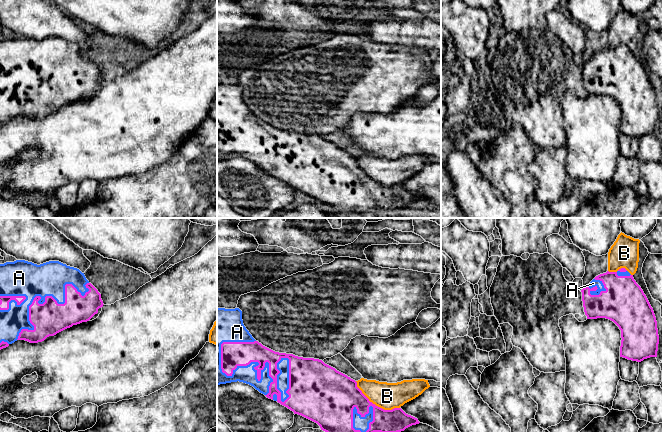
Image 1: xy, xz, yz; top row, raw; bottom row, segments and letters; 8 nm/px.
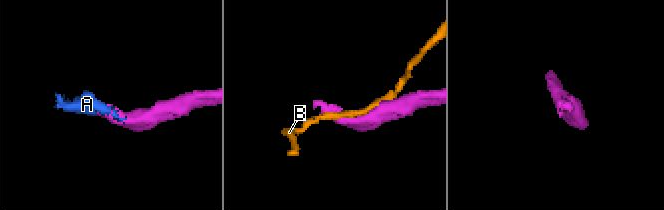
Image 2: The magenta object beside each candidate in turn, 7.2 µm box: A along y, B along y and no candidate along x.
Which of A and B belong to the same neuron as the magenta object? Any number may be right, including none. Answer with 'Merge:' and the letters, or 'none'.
Merge: A

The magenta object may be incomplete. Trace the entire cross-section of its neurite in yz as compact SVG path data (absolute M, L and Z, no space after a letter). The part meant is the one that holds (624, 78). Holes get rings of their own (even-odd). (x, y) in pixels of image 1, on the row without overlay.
M625 44L596 52L581 68L587 95L606 94L621 106L620 133L637 138L657 133L659 111L653 84L633 51Z

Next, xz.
M217 84L217 162L237 157L253 162L267 174L277 177L294 190L317 199L321 206L332 213L364 212L374 208L397 209L420 199L417 194L406 190L401 184L384 186L376 182L357 163L355 156L325 140L322 136L279 129L263 122L244 102L242 87L239 84Z

